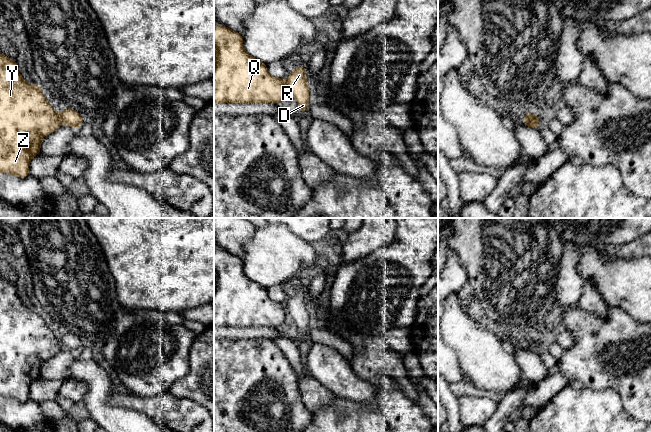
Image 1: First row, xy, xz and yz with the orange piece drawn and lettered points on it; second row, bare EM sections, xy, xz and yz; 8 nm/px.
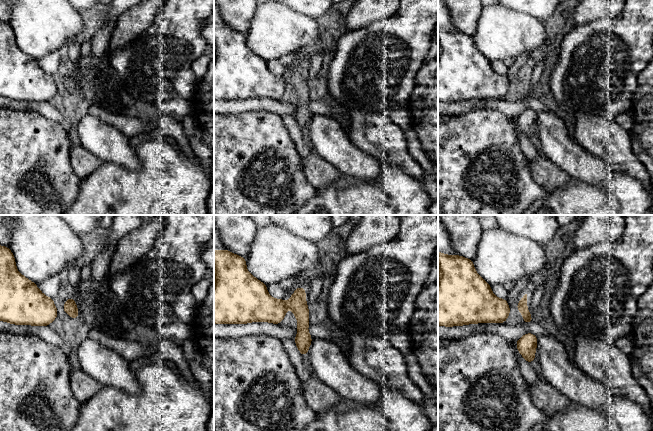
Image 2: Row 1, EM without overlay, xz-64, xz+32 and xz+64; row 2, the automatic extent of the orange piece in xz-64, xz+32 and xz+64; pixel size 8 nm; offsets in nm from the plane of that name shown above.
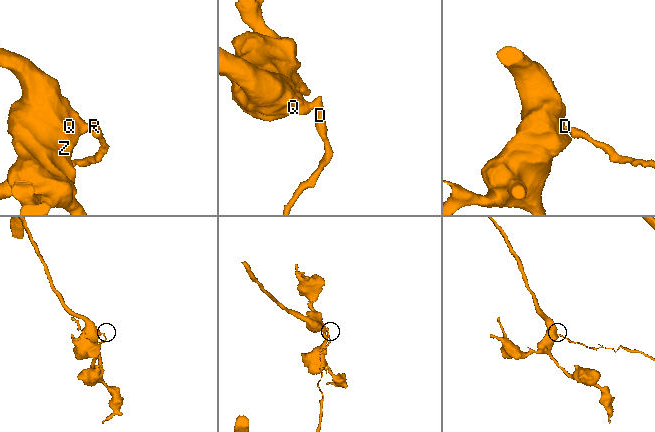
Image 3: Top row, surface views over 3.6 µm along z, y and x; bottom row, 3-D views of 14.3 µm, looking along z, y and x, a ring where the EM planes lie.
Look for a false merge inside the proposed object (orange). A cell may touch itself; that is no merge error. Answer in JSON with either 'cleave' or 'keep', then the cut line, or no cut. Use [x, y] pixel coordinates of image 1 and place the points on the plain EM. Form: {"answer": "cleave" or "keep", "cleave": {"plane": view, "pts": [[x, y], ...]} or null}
{"answer": "cleave", "cleave": {"plane": "xz", "pts": [[283, 305], [287, 313]]}}

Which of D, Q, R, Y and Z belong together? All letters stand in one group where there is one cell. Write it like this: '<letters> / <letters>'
D R / Q Y Z

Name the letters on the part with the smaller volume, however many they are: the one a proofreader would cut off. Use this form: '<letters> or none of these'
D, R

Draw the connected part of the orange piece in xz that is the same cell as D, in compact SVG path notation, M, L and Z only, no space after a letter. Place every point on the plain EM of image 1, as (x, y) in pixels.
M298 290L284 305L287 314L295 321L301 337L305 337L309 329L309 311L306 304L306 292Z

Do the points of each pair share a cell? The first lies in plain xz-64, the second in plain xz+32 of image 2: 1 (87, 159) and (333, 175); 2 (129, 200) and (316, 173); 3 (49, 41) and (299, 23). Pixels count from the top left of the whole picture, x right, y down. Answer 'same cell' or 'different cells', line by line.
1: same cell
2: different cells
3: same cell

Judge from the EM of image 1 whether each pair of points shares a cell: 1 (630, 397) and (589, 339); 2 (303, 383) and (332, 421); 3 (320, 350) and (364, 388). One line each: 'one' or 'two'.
1: one
2: two
3: one

